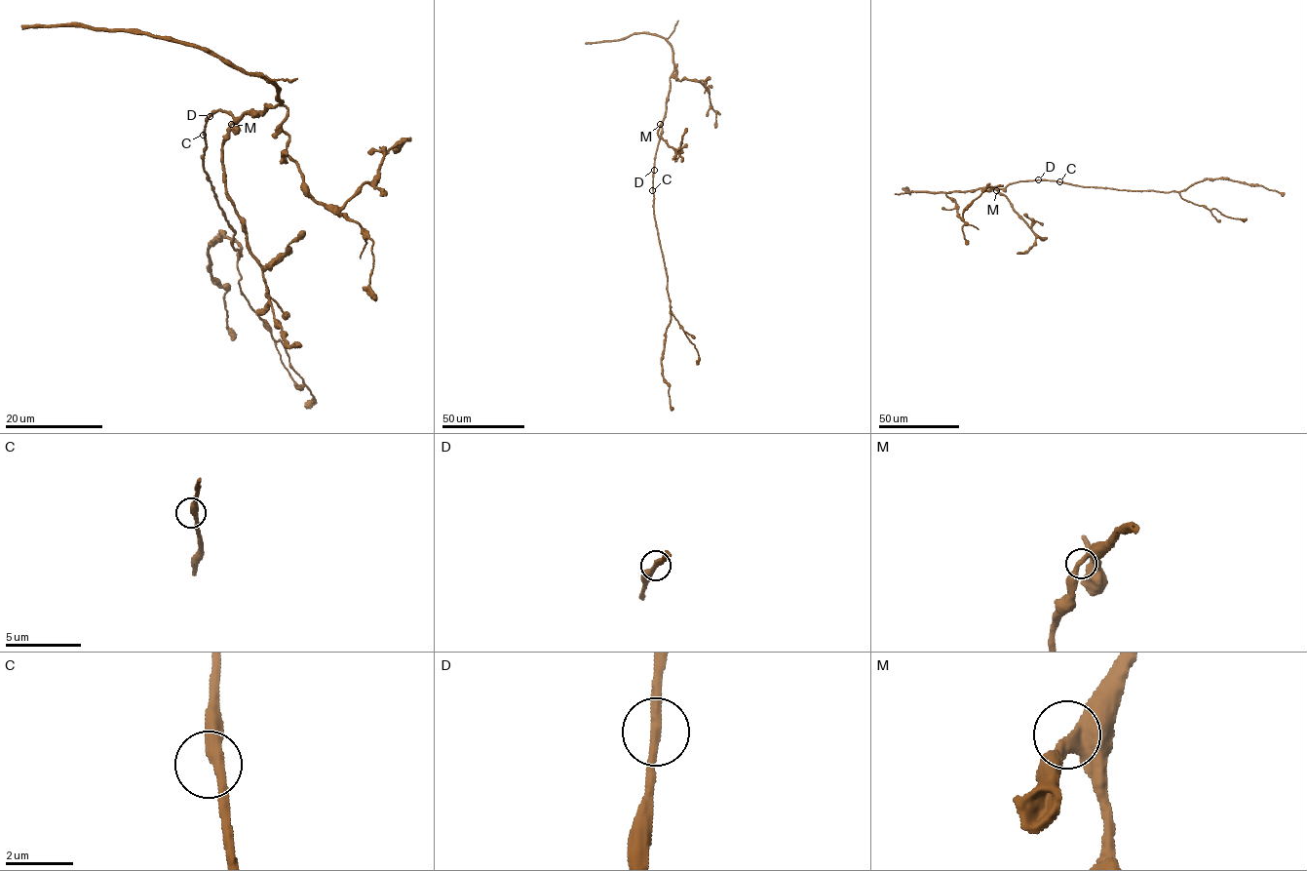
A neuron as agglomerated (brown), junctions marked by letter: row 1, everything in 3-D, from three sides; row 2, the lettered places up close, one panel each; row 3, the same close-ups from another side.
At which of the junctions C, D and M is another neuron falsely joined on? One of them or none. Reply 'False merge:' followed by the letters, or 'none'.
False merge: none

